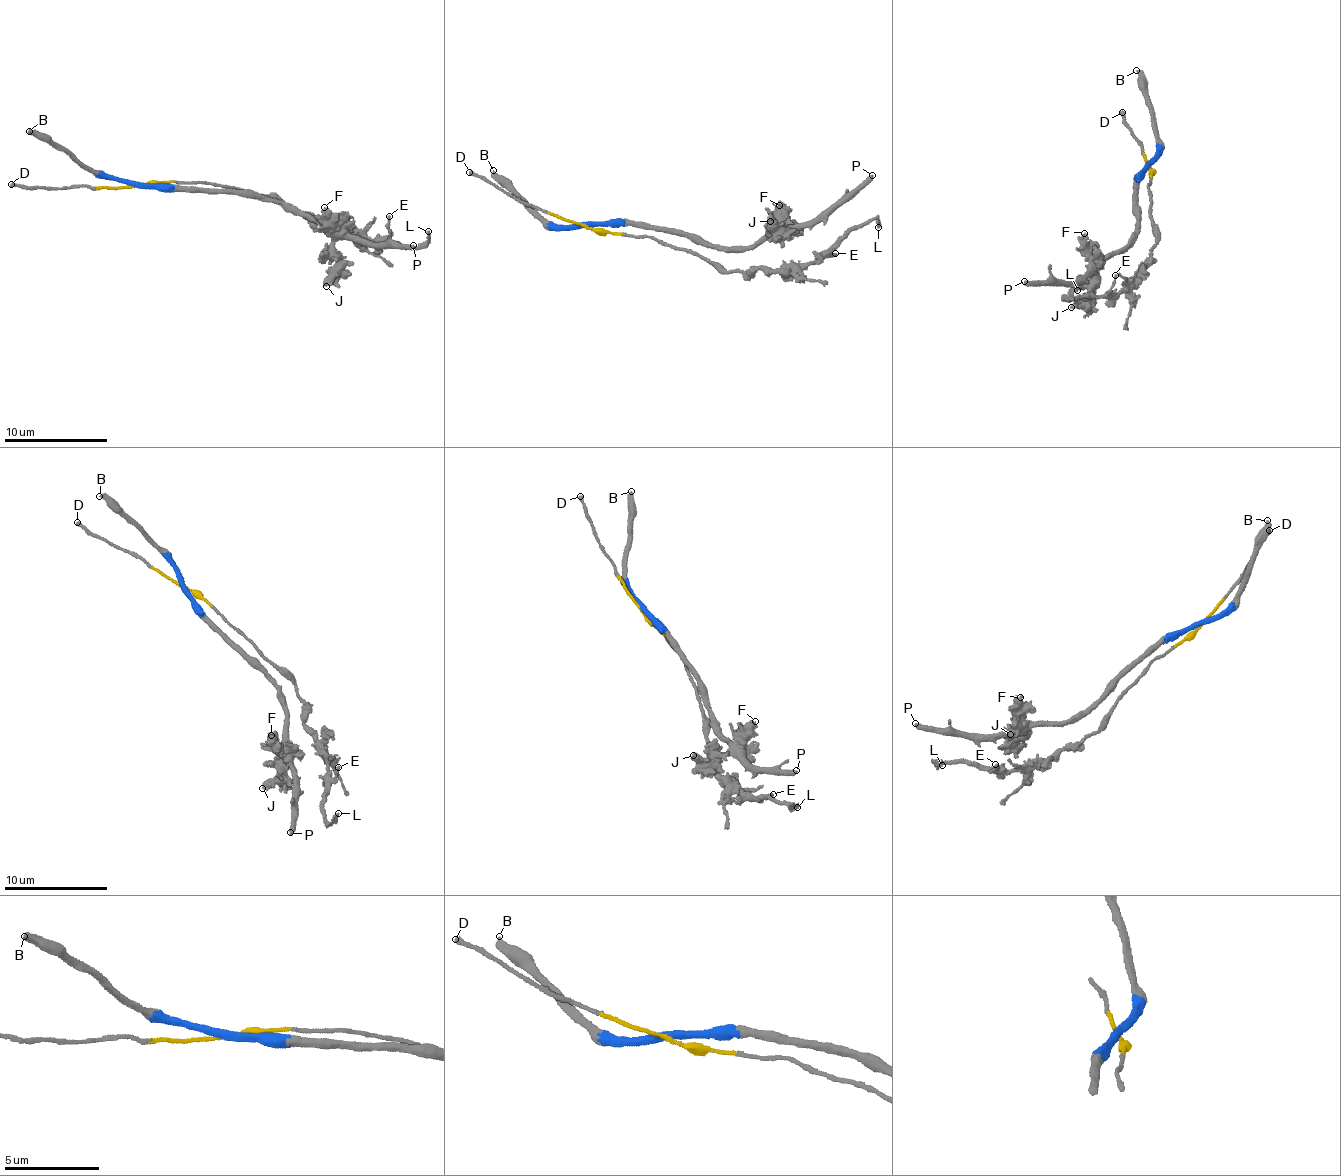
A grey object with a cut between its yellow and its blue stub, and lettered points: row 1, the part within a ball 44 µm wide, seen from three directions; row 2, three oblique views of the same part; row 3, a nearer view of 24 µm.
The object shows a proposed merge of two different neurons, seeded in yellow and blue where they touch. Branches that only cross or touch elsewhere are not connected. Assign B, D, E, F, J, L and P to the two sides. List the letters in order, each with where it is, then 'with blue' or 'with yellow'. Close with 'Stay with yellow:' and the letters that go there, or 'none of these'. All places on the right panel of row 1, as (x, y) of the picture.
B: (1136, 70) | with blue
D: (1122, 112) | with yellow
E: (1115, 275) | with yellow
F: (1084, 233) | with blue
J: (1071, 307) | with blue
L: (1077, 290) | with yellow
P: (1024, 281) | with blue
Stay with yellow: D, E, L

